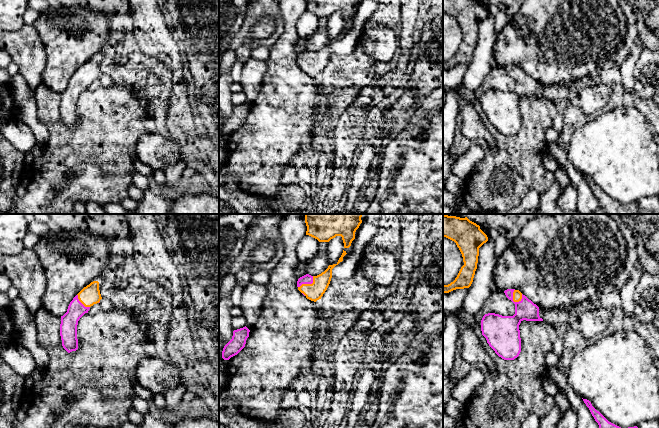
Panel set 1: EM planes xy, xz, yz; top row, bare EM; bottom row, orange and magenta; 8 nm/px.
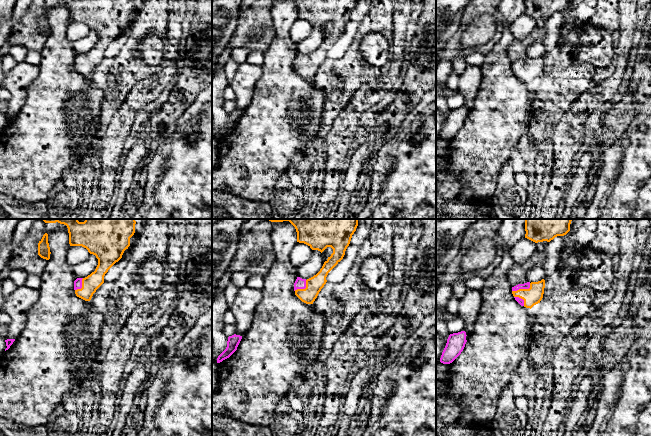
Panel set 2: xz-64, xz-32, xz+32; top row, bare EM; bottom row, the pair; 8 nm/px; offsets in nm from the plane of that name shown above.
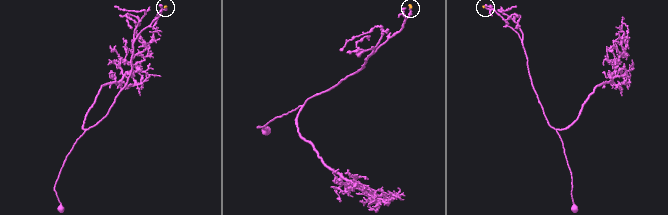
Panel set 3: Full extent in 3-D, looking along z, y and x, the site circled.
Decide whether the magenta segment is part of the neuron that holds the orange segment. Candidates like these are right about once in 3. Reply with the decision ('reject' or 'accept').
accept

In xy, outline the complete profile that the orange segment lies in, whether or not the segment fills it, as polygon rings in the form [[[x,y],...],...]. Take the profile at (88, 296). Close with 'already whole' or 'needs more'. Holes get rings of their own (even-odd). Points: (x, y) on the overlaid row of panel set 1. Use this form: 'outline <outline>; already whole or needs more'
outline [[[93,281],[73,298],[67,312],[61,316],[60,336],[62,346],[68,353],[78,349],[77,325],[79,319],[88,313],[91,306],[100,303],[101,299],[99,282]]]; needs more

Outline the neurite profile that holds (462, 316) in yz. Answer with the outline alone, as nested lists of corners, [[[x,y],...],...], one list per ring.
[[[463,309],[456,312],[456,316],[460,322],[471,324],[474,321],[474,316],[466,313]]]

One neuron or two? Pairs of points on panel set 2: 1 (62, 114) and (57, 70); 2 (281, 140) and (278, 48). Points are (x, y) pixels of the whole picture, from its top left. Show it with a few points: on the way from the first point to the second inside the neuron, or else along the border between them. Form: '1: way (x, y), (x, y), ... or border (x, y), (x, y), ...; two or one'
1: way (60, 103), (57, 81); one
2: way (278, 117), (281, 114), (281, 90), (278, 71); one

